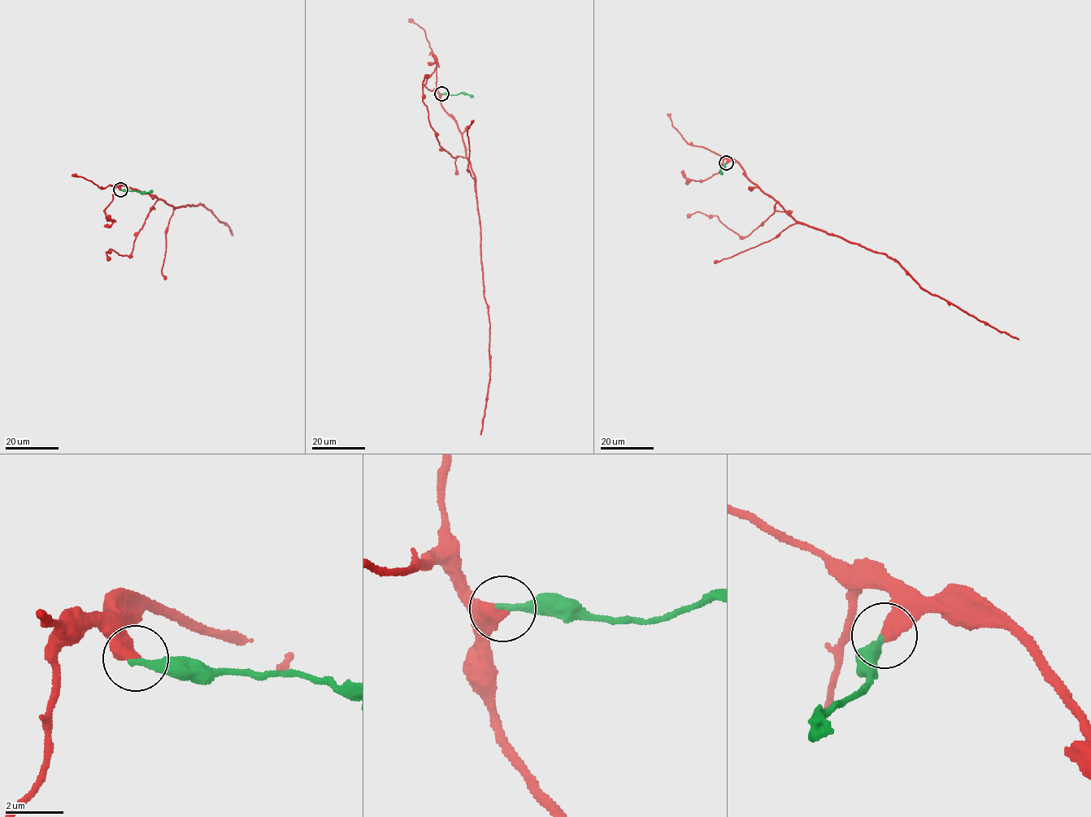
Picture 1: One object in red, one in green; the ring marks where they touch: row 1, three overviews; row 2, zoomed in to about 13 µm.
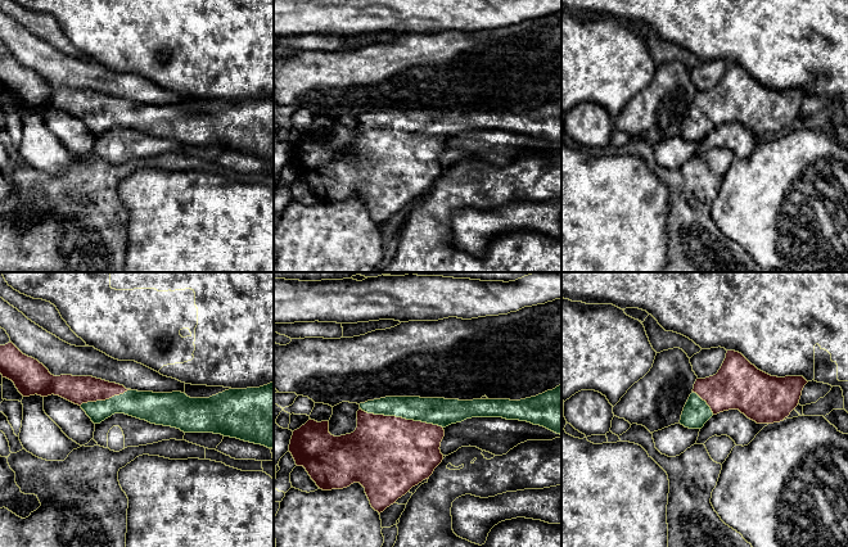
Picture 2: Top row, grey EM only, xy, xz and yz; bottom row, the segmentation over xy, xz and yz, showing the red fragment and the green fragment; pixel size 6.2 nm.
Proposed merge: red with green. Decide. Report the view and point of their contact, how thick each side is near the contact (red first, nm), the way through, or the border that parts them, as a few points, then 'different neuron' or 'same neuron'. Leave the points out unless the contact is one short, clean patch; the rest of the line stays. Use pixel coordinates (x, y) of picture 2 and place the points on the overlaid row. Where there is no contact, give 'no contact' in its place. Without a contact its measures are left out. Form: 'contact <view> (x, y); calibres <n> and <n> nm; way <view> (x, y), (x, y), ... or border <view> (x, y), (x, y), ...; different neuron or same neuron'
contact xz (401, 417); calibres 500 and 180 nm; same neuron

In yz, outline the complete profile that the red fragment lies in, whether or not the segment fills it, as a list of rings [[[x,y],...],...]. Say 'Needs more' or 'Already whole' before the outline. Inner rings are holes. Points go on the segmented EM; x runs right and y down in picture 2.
Needs more. [[[727,351],[716,375],[696,379],[680,424],[702,429],[713,415],[729,410],[739,410],[757,424],[780,422],[798,406],[807,383],[803,376],[771,376],[741,353]]]

